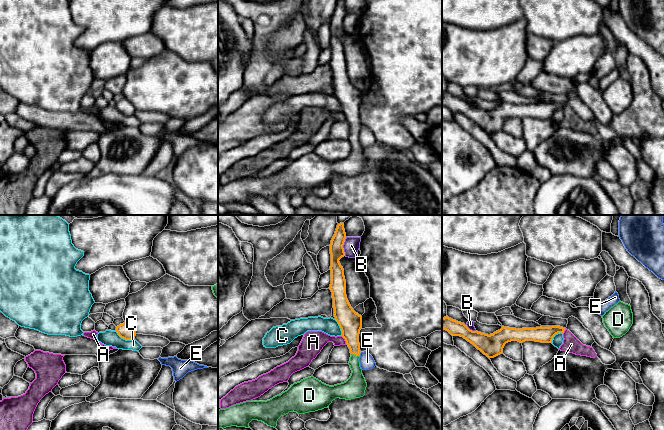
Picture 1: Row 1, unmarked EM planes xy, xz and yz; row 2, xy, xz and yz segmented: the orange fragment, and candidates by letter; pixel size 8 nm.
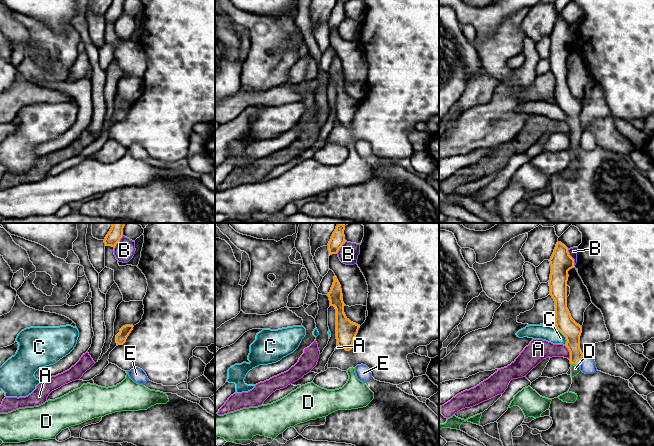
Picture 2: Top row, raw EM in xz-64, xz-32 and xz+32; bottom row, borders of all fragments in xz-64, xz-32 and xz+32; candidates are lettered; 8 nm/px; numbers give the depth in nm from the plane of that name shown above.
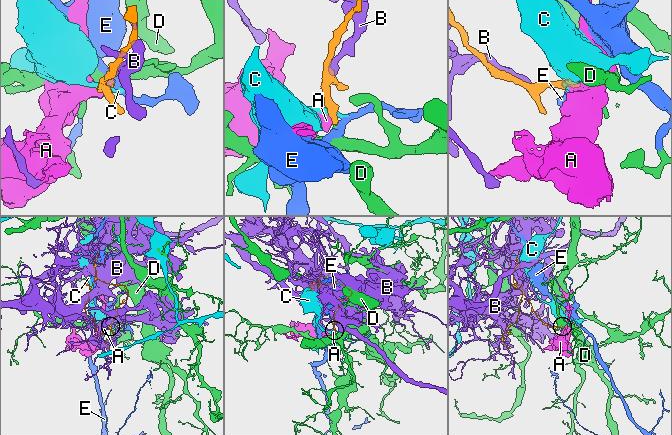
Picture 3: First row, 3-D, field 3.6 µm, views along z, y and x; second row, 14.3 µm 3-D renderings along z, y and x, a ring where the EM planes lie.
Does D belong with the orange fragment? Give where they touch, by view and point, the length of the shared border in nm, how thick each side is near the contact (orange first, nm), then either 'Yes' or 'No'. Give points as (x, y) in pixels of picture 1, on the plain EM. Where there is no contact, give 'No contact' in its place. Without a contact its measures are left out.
Touches orange at xz (355, 130). Shared border 80 nm. Thickness 170 nm (orange) against 160 nm. Yes

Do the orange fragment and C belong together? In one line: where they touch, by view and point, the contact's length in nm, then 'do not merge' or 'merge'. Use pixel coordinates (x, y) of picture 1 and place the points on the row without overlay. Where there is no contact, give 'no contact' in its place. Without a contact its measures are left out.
meets orange in xy at (124, 114); contact 180 nm long; do not merge

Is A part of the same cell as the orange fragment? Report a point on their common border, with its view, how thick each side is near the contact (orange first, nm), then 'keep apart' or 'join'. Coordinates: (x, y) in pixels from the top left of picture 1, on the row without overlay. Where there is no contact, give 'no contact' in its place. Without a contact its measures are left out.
xz (344, 114) | 190/180 nm | keep apart

